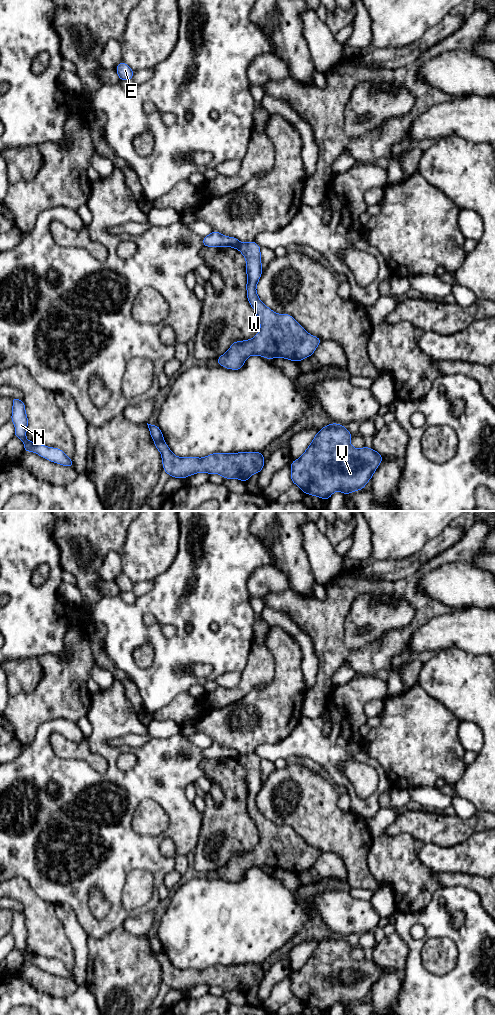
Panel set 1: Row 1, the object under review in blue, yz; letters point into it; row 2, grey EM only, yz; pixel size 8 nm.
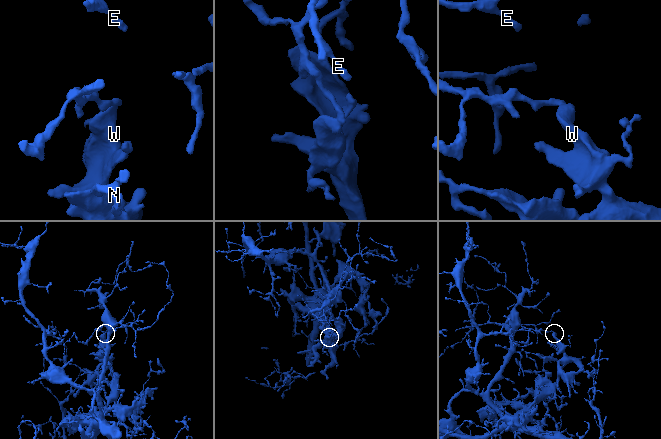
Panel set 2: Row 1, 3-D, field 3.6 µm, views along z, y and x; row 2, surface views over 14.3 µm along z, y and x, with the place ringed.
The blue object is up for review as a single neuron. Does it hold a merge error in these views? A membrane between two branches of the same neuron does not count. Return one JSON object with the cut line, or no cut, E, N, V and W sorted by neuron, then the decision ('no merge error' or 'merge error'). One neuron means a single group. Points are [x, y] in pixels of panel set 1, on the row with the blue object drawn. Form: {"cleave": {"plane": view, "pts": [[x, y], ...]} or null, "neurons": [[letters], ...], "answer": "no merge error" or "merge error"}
{"cleave": {"plane": "yz", "pts": [[154, 440], [163, 441]]}, "neurons": [["E", "N"], ["V", "W"]], "answer": "merge error"}

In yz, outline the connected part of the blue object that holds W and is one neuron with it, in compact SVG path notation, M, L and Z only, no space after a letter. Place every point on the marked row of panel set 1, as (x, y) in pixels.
M251 241L239 243L235 248L246 258L247 298L257 313L260 331L252 339L235 341L228 351L217 359L218 365L240 370L251 355L269 360L281 357L297 363L311 356L322 340L310 335L291 315L272 311L256 293L256 286L262 274L261 247Z

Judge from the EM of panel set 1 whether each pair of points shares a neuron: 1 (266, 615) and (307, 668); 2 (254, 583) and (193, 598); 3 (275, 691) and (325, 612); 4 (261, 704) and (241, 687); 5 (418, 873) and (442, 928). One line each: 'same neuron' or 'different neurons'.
1: same neuron
2: different neurons
3: different neurons
4: different neurons
5: different neurons

